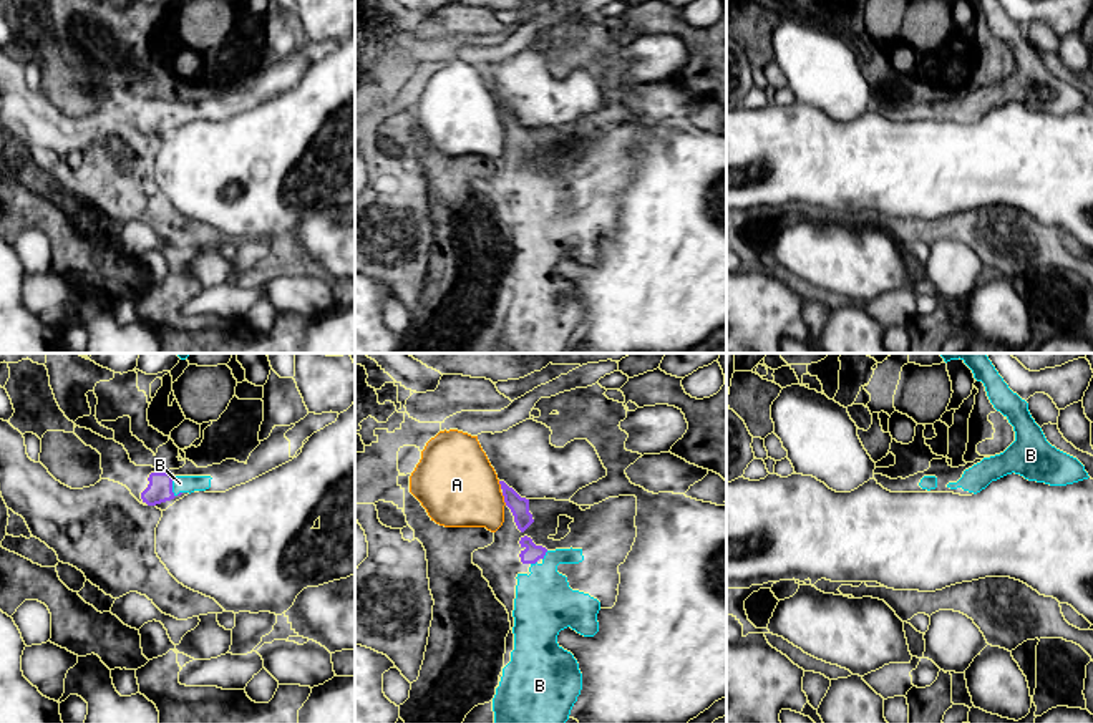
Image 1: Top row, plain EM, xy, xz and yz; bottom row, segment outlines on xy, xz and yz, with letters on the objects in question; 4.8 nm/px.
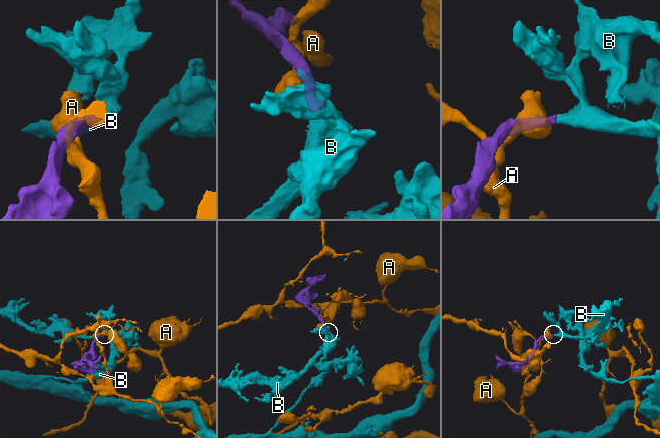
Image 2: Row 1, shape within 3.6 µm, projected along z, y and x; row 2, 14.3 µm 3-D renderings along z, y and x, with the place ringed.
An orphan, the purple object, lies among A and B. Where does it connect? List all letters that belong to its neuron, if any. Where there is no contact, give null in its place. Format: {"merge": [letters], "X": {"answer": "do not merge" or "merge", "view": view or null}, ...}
{"merge": ["B"], "A": {"answer": "do not merge", "view": "xz"}, "B": {"answer": "merge", "view": "xy"}}

